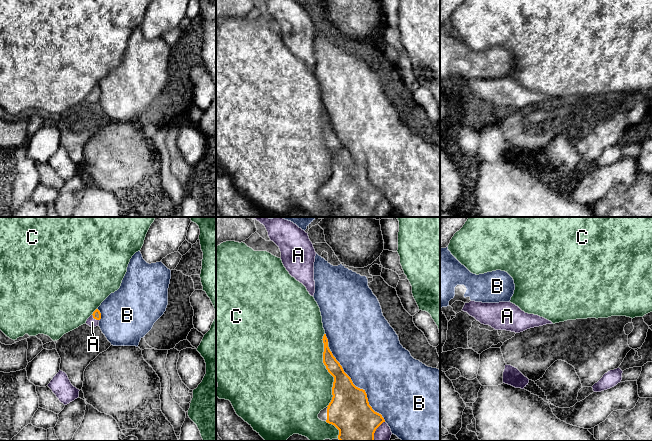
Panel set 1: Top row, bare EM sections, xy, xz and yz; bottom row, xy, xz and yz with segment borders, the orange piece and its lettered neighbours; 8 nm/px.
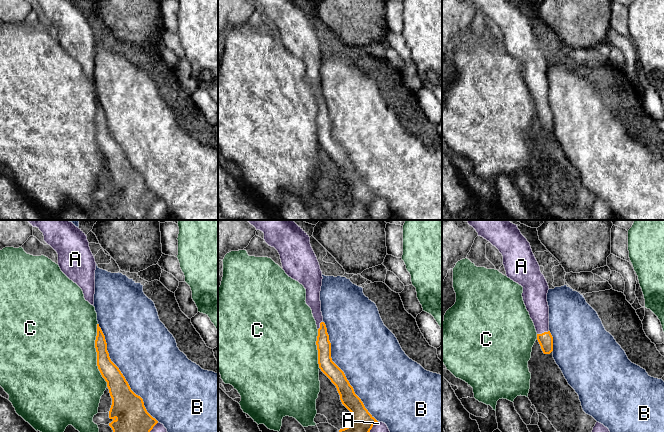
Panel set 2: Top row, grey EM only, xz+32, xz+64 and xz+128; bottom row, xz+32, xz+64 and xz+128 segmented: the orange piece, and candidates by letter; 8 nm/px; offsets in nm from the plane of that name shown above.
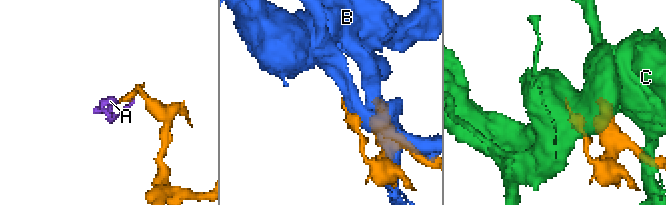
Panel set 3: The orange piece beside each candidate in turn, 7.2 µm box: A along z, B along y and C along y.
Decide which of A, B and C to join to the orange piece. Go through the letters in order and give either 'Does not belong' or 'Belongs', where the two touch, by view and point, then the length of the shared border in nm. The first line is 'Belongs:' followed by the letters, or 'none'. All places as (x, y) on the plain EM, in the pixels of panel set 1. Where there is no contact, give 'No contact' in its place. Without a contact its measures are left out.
Belongs: A
A: Belongs. Touches orange at xy (95, 94). Shared border 80 nm
B: Does not belong. Touches orange at xz (359, 164). Shared border 700 nm
C: Does not belong. Touches orange at xz (327, 145). Shared border 600 nm

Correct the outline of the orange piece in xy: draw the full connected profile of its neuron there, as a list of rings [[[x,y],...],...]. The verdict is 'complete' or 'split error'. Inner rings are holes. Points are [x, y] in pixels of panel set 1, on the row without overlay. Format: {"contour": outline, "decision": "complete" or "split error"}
{"contour": [[[96,85],[93,90],[87,95],[86,100],[90,103],[99,102],[99,97],[101,95],[101,89],[98,85]]], "decision": "split error"}

